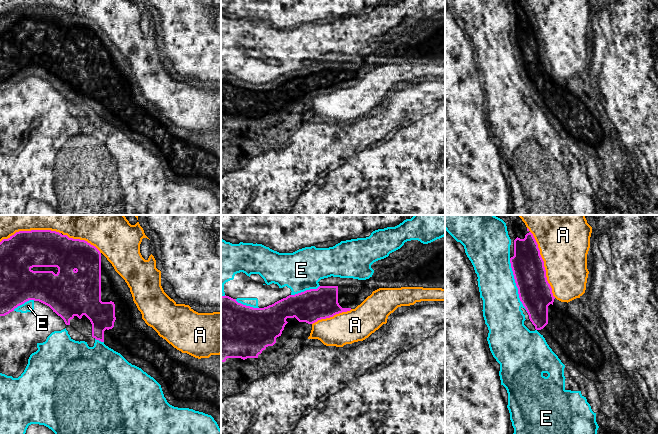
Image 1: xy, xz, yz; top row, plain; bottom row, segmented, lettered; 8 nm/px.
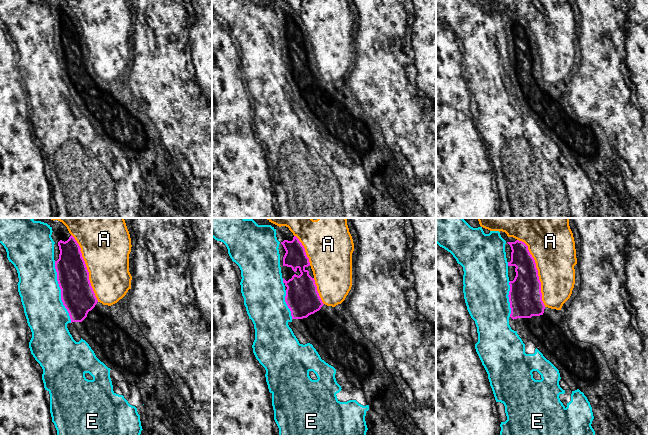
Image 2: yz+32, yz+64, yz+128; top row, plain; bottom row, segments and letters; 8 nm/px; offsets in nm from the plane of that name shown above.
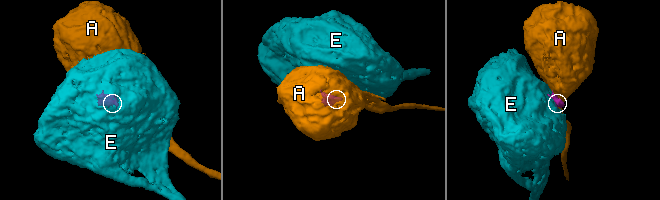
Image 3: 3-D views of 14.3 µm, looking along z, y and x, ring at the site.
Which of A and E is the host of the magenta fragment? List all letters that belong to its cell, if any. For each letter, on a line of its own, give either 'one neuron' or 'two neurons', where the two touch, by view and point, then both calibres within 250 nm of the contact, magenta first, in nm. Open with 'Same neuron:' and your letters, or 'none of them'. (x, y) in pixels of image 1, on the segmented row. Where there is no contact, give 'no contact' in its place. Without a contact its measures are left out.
Same neuron: none of them
A: two neurons | yz (543, 262) | 260/420 nm
E: two neurons | yz (516, 285) | 260/300 nm

